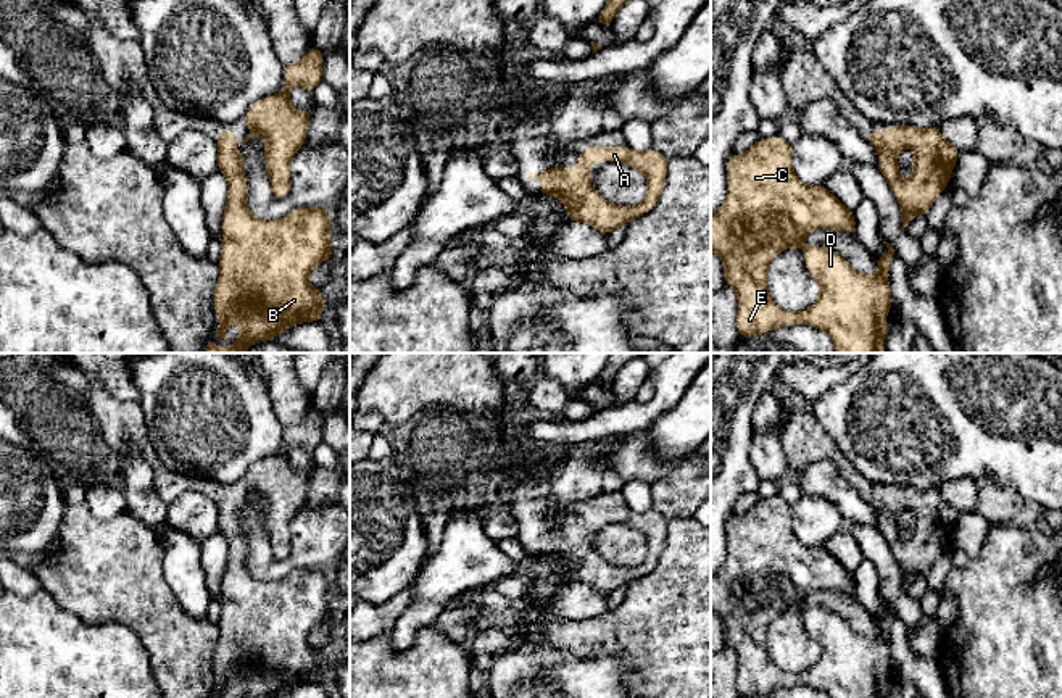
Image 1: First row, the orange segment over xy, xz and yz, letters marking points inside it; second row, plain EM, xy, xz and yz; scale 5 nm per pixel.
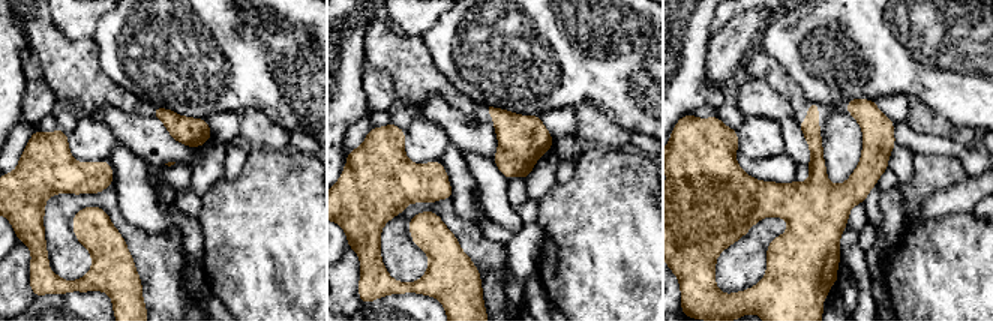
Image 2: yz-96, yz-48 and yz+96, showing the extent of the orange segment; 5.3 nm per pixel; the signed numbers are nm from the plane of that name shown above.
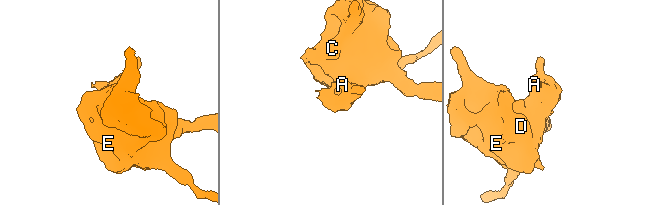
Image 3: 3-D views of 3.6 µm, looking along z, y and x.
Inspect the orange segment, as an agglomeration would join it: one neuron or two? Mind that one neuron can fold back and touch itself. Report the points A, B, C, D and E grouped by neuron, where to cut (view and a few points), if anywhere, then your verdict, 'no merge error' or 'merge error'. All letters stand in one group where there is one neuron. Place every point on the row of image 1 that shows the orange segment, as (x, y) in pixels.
A B C D E; no cut; no merge error

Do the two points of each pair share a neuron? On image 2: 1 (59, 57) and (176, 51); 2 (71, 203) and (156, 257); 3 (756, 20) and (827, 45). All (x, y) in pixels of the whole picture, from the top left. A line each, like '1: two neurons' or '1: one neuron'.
1: two neurons
2: one neuron
3: two neurons

